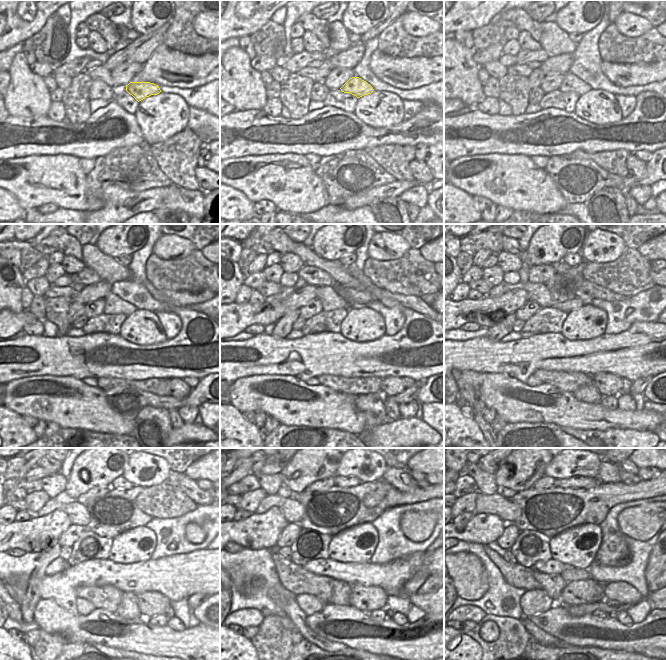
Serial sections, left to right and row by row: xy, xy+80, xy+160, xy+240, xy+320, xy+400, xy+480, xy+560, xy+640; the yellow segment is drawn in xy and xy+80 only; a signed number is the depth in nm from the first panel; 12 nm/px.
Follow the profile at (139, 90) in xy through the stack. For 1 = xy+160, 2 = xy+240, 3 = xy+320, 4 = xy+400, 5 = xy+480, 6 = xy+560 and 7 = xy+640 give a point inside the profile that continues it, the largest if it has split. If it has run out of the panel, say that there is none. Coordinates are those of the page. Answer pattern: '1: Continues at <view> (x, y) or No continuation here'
1: Continues at xy+160 (571, 82)
2: Continues at xy+240 (113, 304)
3: Continues at xy+320 (328, 295)
4: Continues at xy+400 (538, 292)
5: Continues at xy+480 (77, 512)
6: Continues at xy+560 (292, 510)
7: Continues at xy+640 (509, 511)

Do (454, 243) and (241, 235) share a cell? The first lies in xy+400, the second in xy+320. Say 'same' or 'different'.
different

